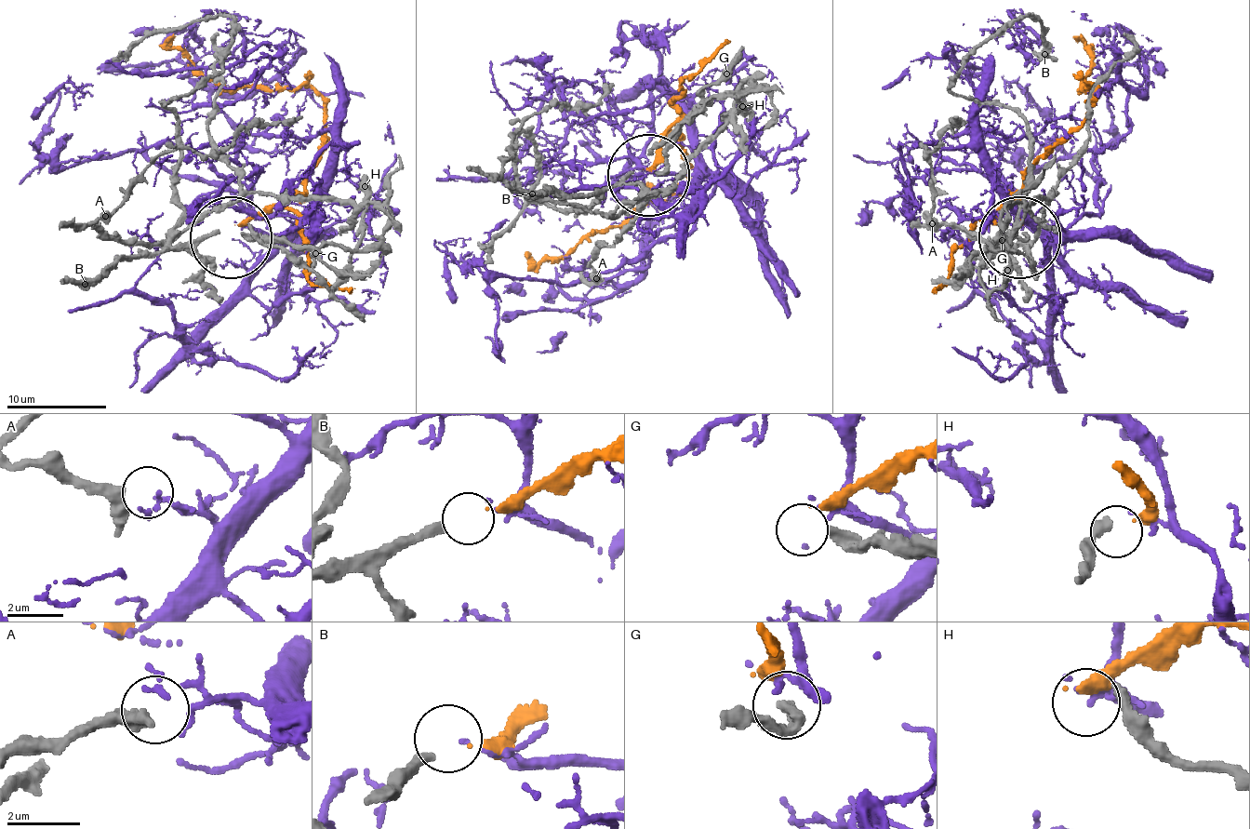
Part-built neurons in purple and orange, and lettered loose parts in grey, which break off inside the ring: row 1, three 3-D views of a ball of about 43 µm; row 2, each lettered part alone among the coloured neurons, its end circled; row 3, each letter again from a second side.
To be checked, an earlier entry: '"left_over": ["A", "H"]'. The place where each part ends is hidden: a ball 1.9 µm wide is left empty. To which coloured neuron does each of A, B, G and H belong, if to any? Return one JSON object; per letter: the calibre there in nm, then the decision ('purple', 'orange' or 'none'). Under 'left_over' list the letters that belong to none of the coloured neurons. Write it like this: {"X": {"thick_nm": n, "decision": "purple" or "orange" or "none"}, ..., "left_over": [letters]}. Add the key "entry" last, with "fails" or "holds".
{"A": {"thick_nm": 550, "decision": "none"}, "B": {"thick_nm": 300, "decision": "orange"}, "G": {"thick_nm": 320, "decision": "none"}, "H": {"thick_nm": 360, "decision": "none"}, "left_over": ["A", "G", "H"], "entry": "fails"}

